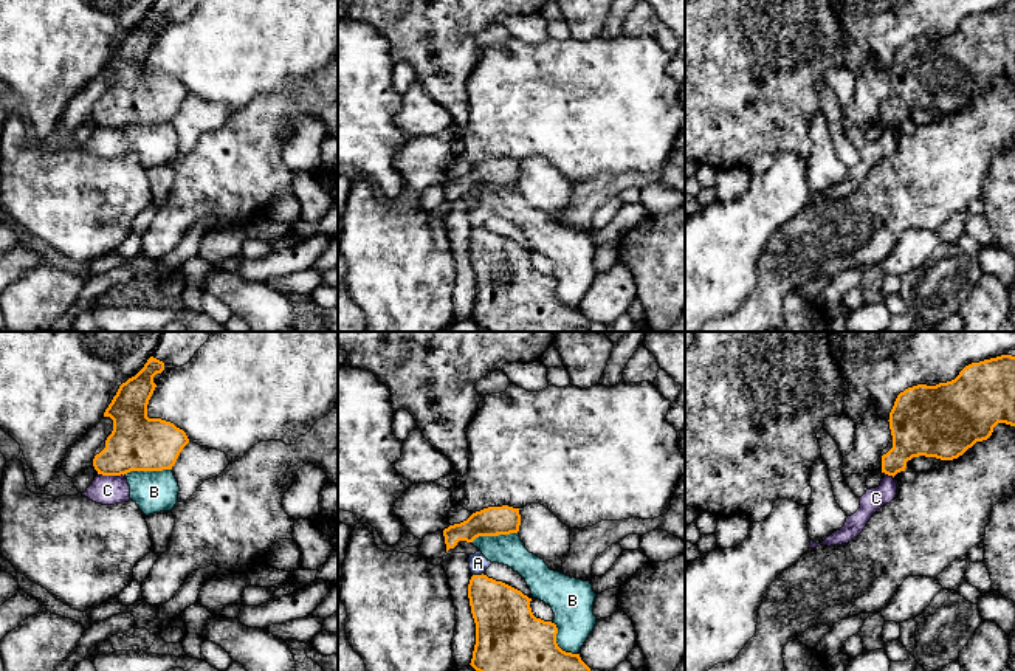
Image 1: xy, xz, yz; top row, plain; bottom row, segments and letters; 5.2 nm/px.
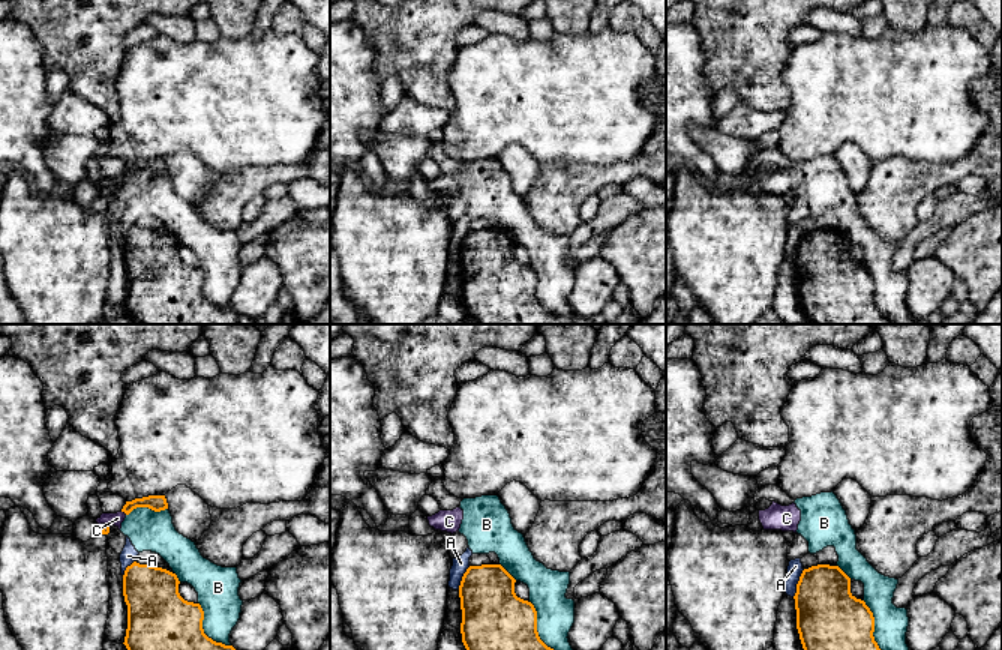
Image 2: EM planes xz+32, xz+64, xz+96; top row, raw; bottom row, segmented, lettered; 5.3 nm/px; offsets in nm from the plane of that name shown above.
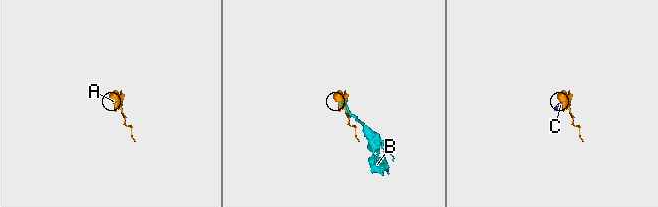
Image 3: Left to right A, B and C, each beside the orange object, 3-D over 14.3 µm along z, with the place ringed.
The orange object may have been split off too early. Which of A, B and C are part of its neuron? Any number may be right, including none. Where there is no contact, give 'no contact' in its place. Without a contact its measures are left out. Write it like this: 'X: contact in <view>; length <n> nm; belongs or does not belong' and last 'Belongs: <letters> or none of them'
A: contact in xz; length 60 nm; does not belong
B: contact in xy; length 260 nm; does not belong
C: contact in xy; length 140 nm; does not belong
Belongs: none of them

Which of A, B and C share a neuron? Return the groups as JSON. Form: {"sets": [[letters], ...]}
{"sets": [["A", "B", "C"]]}

